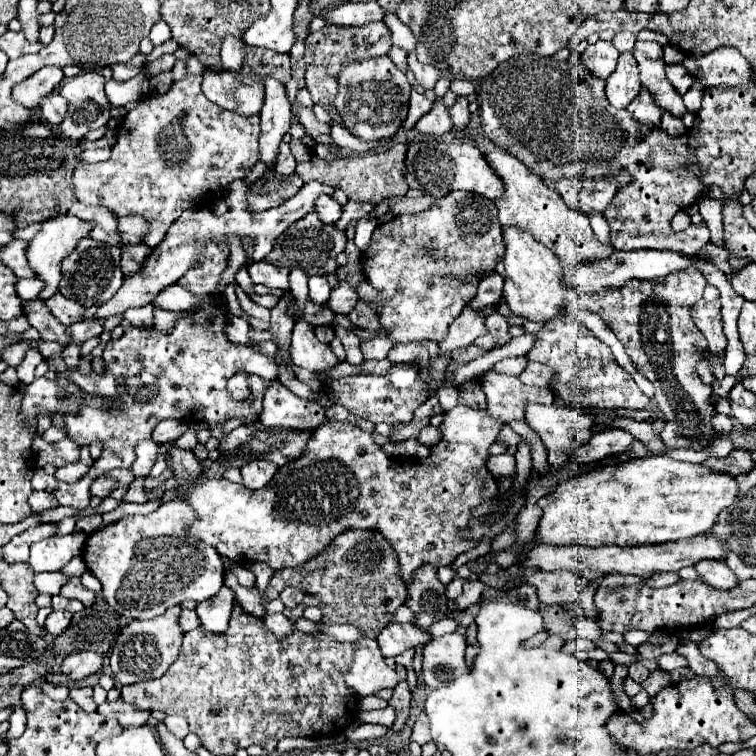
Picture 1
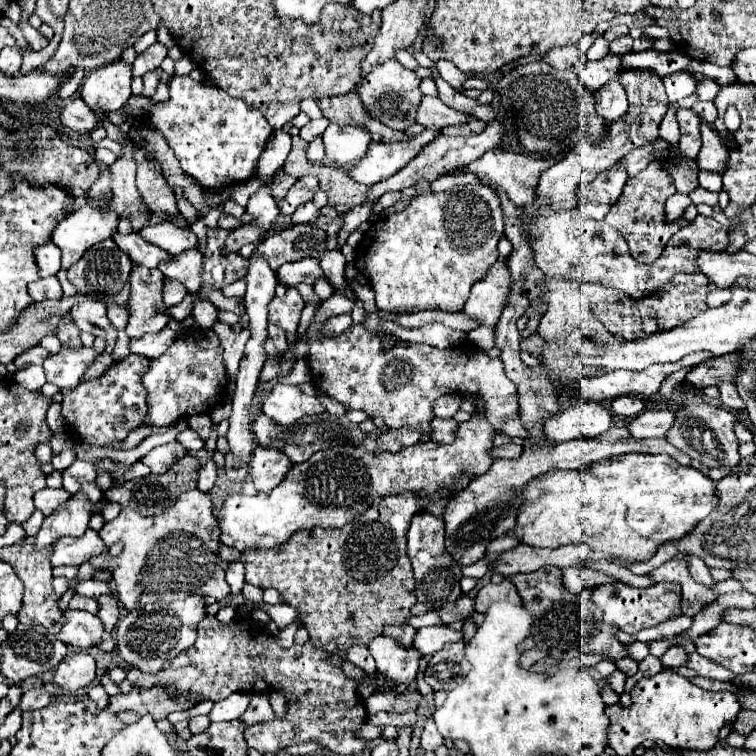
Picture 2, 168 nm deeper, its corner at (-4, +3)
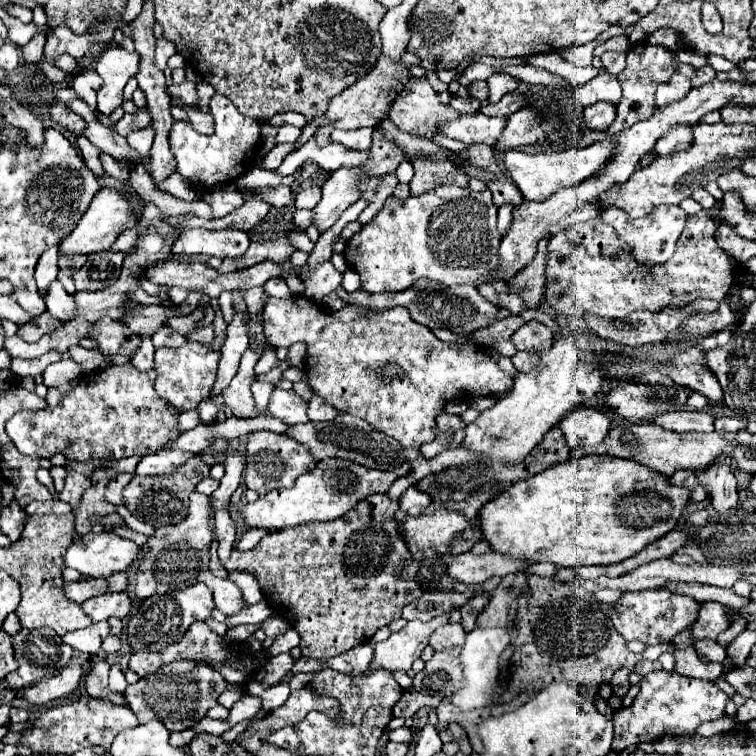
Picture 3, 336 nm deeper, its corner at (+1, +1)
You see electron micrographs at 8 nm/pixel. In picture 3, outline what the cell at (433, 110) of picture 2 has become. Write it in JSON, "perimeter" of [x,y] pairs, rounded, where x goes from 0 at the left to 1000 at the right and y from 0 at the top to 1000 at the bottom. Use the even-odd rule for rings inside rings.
{"perimeter":[[[639,149],[612,152],[607,157],[589,163],[583,168],[583,176],[597,184],[612,187],[618,192],[642,189],[647,194],[655,194],[657,184],[663,181],[668,171],[668,160],[671,160],[668,155],[644,155]]]}

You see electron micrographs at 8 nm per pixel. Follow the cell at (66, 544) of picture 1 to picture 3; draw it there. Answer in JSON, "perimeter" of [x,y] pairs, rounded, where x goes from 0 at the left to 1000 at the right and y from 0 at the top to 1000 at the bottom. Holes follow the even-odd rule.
{"perimeter":[[[149,700],[115,705],[107,716],[97,716],[86,734],[86,747],[115,763],[144,763],[168,755],[184,737],[187,724],[157,710]]]}

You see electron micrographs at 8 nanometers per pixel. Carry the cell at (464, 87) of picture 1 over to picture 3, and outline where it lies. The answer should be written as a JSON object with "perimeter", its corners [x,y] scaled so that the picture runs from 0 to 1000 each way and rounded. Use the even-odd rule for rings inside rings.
{"perimeter":[[[655,97],[644,104],[644,112],[647,112],[647,123],[649,123],[649,136],[657,136],[668,123],[676,123],[687,115],[687,104],[684,102],[676,102],[671,97]]]}

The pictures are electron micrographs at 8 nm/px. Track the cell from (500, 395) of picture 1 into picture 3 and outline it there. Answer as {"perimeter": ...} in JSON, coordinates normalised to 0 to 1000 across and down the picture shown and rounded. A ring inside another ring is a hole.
{"perimeter":[[[385,390],[377,396],[356,393],[348,414],[348,435],[358,459],[377,459],[393,451],[406,456],[403,493],[417,522],[427,525],[430,533],[451,546],[483,554],[504,573],[525,581],[533,591],[554,594],[560,586],[570,586],[575,581],[575,552],[594,530],[636,522],[660,525],[679,512],[679,501],[649,478],[639,459],[626,454],[586,454],[570,435],[549,427],[541,419],[541,411],[530,406],[491,411],[485,406],[456,403],[448,411],[433,411],[401,390]]]}

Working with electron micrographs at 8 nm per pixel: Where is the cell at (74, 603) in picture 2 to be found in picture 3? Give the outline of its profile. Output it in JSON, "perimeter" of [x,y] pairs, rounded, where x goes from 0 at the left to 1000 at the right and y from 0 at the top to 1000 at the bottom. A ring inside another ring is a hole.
{"perimeter":[[[139,784],[134,790],[123,790],[112,795],[110,808],[120,816],[123,824],[139,821],[144,816],[168,816],[173,808],[173,792],[168,784]]]}

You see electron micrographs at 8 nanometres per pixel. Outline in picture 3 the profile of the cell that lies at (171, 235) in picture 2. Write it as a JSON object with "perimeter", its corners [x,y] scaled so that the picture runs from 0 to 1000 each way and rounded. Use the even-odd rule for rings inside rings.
{"perimeter":[[[245,303],[229,321],[234,337],[278,337],[282,340],[319,340],[329,327],[329,311],[324,306],[294,303]]]}

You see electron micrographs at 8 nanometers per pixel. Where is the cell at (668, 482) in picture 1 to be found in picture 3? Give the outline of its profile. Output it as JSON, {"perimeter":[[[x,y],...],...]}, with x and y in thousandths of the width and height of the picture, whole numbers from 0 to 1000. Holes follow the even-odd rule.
{"perimeter":[[[769,602],[729,615],[726,620],[676,642],[671,649],[663,649],[657,660],[649,660],[636,671],[634,694],[649,726],[679,739],[697,739],[702,745],[726,742],[737,750],[806,747],[837,737],[853,721],[885,705],[898,692],[909,665],[909,647],[888,644],[880,628],[866,626],[853,615],[806,602]],[[782,636],[792,636],[792,652],[776,652]]]}

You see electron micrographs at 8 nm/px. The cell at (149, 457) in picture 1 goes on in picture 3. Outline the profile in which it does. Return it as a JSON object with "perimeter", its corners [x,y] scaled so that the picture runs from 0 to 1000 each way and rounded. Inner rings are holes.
{"perimeter":[[[218,594],[213,599],[192,602],[181,615],[181,628],[229,628],[250,604],[255,602],[239,594]]]}

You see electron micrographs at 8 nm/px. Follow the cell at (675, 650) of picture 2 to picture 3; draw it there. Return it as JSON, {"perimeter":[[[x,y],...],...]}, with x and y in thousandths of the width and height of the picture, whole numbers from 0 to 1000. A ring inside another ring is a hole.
{"perimeter":[[[917,824],[906,831],[906,837],[896,840],[890,845],[890,851],[896,856],[896,861],[893,861],[893,872],[896,872],[893,888],[901,890],[901,893],[906,893],[906,896],[946,901],[956,890],[956,880],[954,877],[930,877],[922,869],[922,861],[917,858],[914,843],[911,843],[914,832],[917,832]]]}

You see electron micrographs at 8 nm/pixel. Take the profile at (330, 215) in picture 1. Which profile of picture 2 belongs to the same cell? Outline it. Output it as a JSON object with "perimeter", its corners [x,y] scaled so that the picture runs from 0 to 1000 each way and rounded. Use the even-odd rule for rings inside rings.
{"perimeter":[[[410,266],[410,269],[399,269],[399,274],[394,274],[394,279],[389,279],[386,292],[389,295],[407,295],[407,292],[423,287],[423,284],[426,284],[423,274],[418,274],[415,266]]]}

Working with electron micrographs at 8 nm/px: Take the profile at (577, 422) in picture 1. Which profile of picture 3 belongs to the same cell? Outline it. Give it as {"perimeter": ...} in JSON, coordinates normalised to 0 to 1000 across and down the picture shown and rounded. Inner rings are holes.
{"perimeter":[[[769,536],[761,544],[755,544],[739,560],[739,565],[745,570],[750,589],[755,594],[761,594],[766,589],[774,591],[774,589],[795,586],[808,567],[808,554],[792,541],[782,541],[782,538]]]}

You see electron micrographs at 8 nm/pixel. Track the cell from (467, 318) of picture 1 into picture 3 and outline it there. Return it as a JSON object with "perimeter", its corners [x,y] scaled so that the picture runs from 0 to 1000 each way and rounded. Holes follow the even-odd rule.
{"perimeter":[[[742,250],[731,261],[726,261],[724,266],[716,266],[716,269],[692,266],[684,276],[679,276],[676,300],[673,300],[671,311],[665,313],[663,329],[660,329],[663,348],[660,348],[657,358],[663,358],[665,366],[657,366],[657,372],[673,372],[676,366],[681,366],[687,361],[687,356],[692,356],[694,351],[700,351],[705,345],[705,340],[710,335],[710,321],[718,313],[729,313],[729,311],[734,311],[742,303],[755,298],[755,282],[763,274],[763,266],[761,266],[755,253],[758,250]]]}

